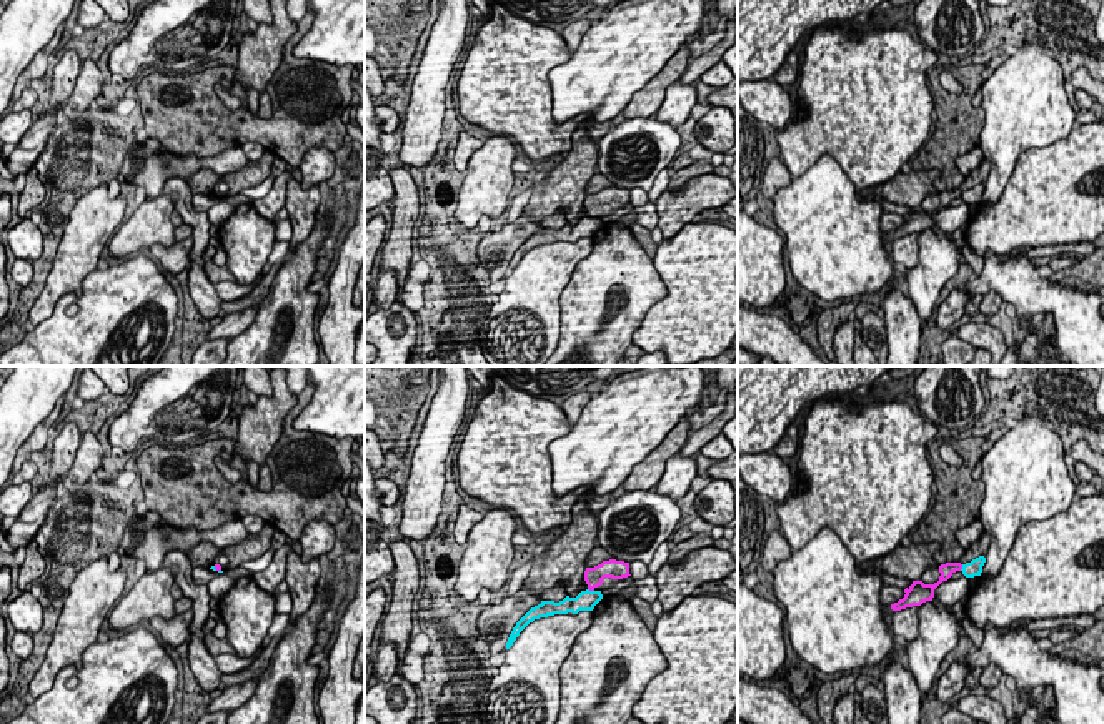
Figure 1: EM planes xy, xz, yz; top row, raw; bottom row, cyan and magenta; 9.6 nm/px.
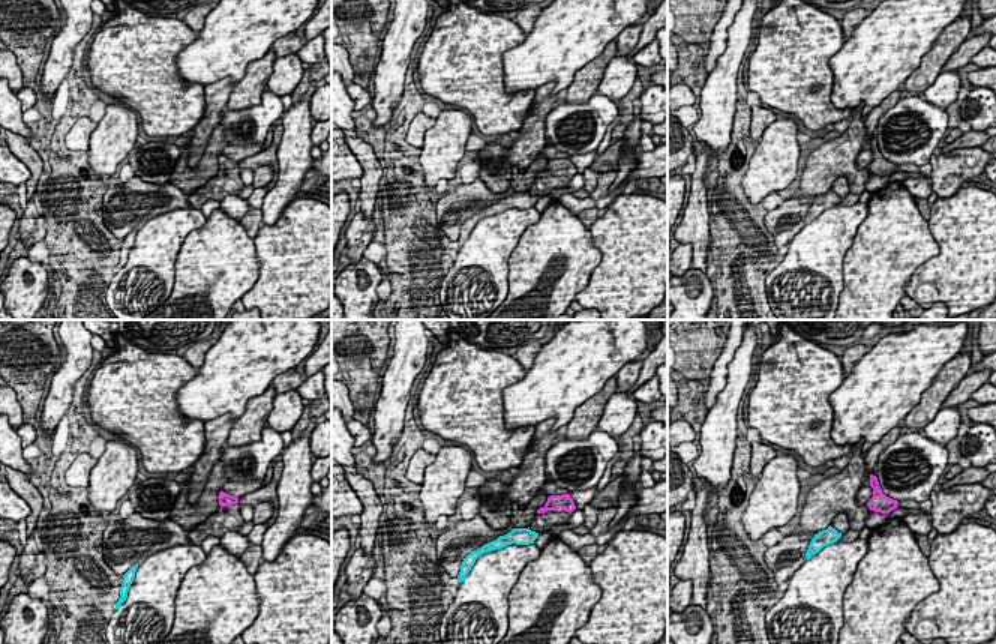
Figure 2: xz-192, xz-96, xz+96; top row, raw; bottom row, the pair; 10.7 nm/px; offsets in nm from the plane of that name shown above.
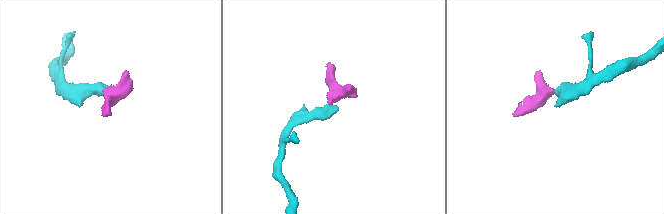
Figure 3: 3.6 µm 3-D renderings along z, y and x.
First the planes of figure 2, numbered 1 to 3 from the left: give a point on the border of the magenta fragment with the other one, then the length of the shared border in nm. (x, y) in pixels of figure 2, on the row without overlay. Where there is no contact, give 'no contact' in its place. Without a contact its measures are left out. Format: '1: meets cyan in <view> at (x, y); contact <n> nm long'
1: no contact
2: no contact
3: no contact

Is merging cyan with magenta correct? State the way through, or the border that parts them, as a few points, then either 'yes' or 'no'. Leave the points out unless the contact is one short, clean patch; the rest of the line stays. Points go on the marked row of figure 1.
border xz (588, 588), (593, 591); no

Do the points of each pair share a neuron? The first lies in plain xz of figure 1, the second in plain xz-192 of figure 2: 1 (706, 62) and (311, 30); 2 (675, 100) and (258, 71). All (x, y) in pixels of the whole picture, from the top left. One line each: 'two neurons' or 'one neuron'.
1: one neuron
2: two neurons

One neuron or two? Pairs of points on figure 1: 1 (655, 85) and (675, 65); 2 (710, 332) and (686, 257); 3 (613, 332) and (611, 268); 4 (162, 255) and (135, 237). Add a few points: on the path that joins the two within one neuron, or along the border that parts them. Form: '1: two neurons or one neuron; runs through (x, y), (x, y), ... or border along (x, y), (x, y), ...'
1: one neuron; runs through (660, 82), (671, 70)
2: one neuron; runs through (703, 313), (700, 275)
3: one neuron; runs through (618, 317), (631, 300), (623, 283)
4: two neurons; border along (177, 242), (150, 247)

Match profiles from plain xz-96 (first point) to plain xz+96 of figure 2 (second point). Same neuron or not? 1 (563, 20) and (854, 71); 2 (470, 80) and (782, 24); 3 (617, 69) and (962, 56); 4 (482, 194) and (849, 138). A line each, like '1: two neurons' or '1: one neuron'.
1: one neuron
2: one neuron
3: two neurons
4: two neurons

